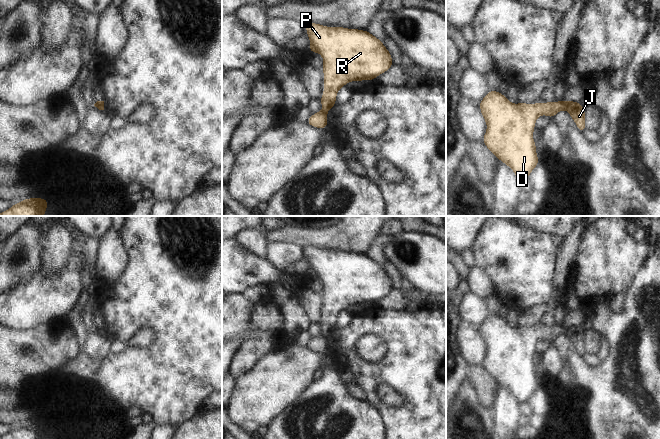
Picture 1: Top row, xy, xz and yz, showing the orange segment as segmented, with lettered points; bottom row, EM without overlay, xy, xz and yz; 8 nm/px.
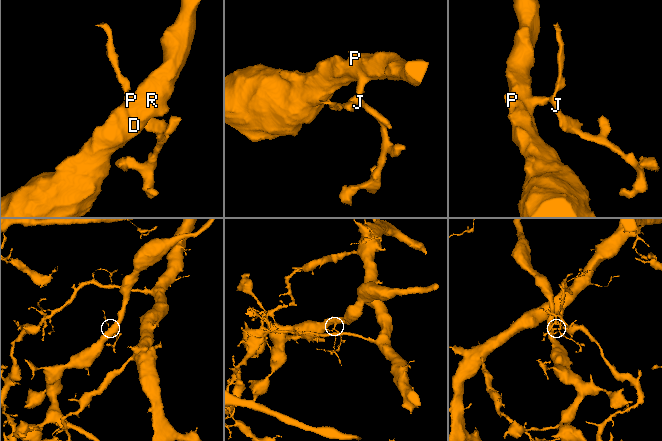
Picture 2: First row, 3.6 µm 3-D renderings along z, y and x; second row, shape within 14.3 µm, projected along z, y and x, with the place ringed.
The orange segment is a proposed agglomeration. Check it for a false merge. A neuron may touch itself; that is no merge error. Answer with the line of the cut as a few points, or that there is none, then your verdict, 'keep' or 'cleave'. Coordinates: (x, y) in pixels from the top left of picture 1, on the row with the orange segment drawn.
cut yz (567, 102), (564, 108); cleave

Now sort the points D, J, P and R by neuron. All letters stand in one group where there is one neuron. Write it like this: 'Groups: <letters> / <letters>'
Groups: D P R / J.

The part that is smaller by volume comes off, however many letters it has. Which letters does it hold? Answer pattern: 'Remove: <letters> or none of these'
Remove: J

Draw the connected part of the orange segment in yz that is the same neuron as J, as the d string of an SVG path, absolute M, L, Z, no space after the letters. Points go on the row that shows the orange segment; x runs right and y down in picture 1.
M568 101L565 110L571 115L571 119L580 132L584 132L587 127L585 124L585 108L577 101Z

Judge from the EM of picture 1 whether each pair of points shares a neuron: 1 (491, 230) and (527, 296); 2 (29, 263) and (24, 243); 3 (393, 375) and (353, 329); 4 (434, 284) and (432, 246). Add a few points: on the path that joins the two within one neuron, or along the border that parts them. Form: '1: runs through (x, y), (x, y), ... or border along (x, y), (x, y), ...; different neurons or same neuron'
1: runs through (500, 246), (521, 267), (527, 280); same neuron
2: runs through (24, 258), (24, 248); same neuron
3: runs through (376, 373), (368, 373), (350, 355), (350, 346); same neuron
4: runs through (434, 275), (432, 255); same neuron

